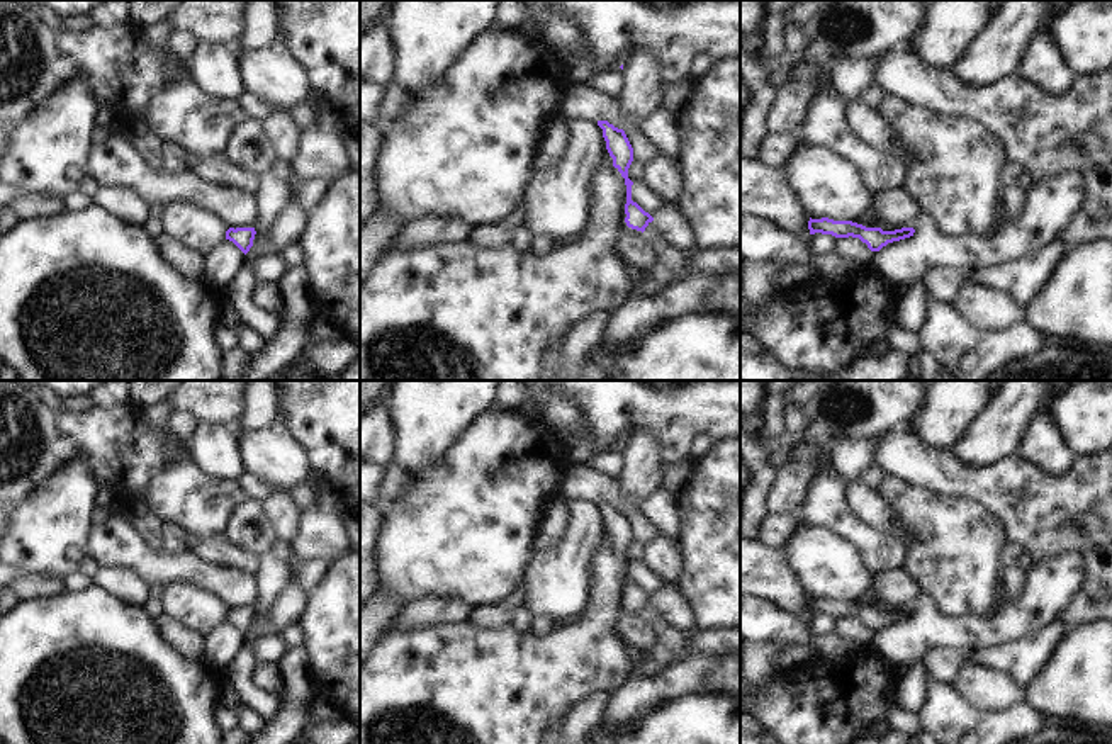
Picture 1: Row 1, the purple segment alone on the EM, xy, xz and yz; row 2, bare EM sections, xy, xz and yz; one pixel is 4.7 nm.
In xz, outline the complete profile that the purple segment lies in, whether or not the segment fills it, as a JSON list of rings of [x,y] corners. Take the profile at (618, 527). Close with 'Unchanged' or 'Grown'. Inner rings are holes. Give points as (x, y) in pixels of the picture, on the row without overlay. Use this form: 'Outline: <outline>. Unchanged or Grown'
Outline: [[[598,501],[603,510],[603,518],[606,521],[606,530],[613,538],[613,547],[621,554],[626,566],[626,584],[625,584],[625,603],[628,608],[637,612],[645,612],[645,608],[654,601],[654,598],[645,593],[637,583],[632,581],[632,566],[628,559],[628,549],[633,542],[633,528],[623,510],[615,508],[608,501]]]. Unchanged

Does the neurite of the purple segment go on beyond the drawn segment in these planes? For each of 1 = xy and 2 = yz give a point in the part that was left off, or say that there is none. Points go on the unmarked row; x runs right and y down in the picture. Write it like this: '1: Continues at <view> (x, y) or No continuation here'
1: No continuation here
2: No continuation here

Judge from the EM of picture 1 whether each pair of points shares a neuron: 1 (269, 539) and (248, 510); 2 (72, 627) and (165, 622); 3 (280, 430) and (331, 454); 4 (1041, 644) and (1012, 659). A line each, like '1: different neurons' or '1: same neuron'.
1: same neuron
2: different neurons
3: different neurons
4: same neuron

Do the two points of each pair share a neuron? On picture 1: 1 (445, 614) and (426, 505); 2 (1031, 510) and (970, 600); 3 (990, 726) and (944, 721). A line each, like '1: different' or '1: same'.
1: different
2: different
3: same

